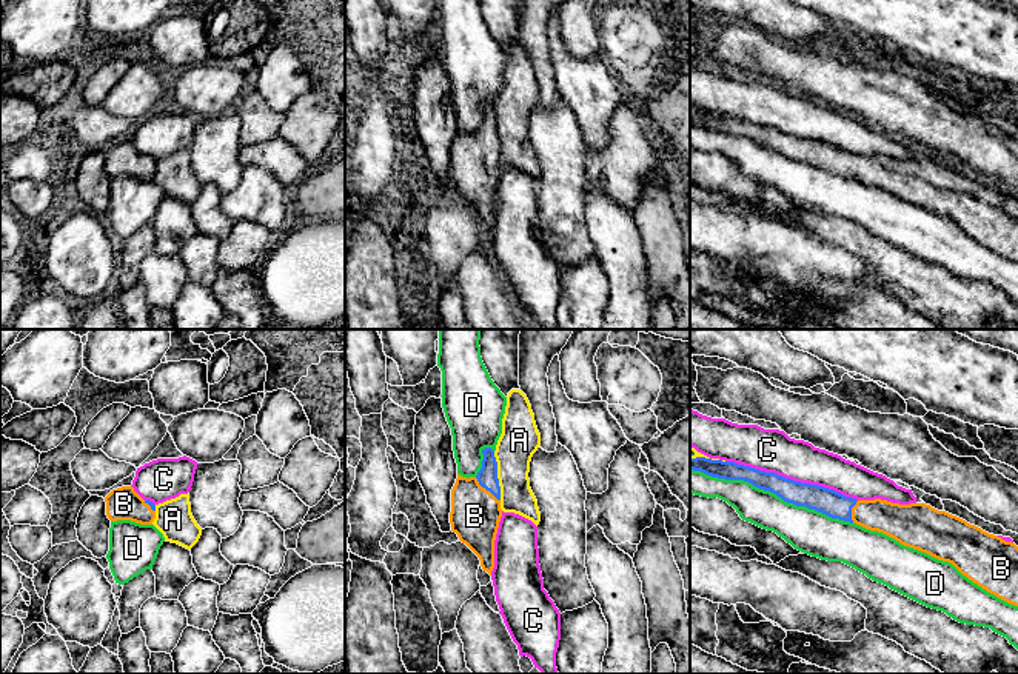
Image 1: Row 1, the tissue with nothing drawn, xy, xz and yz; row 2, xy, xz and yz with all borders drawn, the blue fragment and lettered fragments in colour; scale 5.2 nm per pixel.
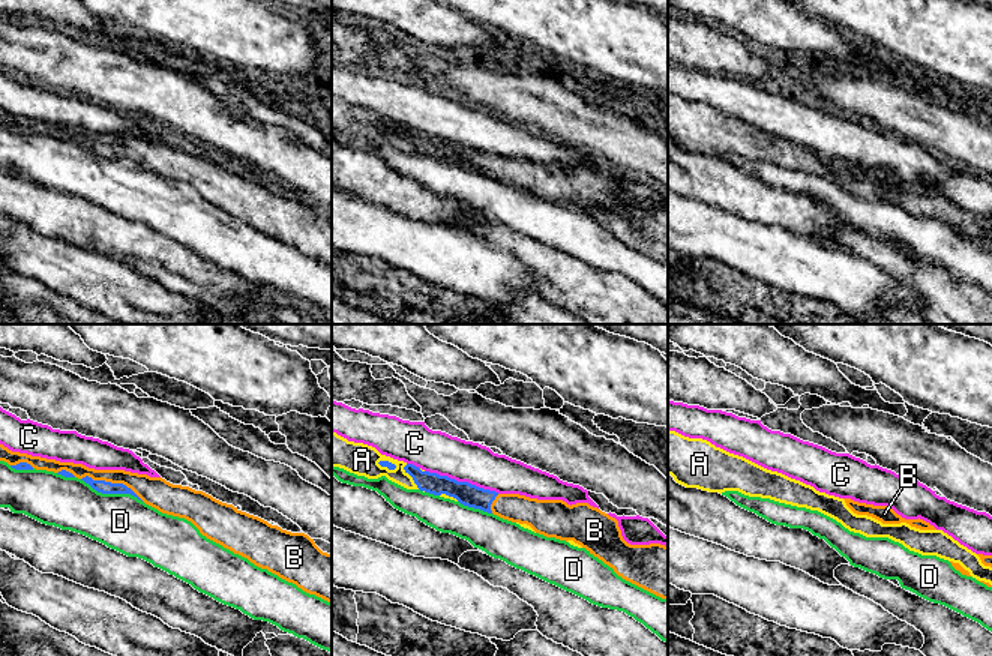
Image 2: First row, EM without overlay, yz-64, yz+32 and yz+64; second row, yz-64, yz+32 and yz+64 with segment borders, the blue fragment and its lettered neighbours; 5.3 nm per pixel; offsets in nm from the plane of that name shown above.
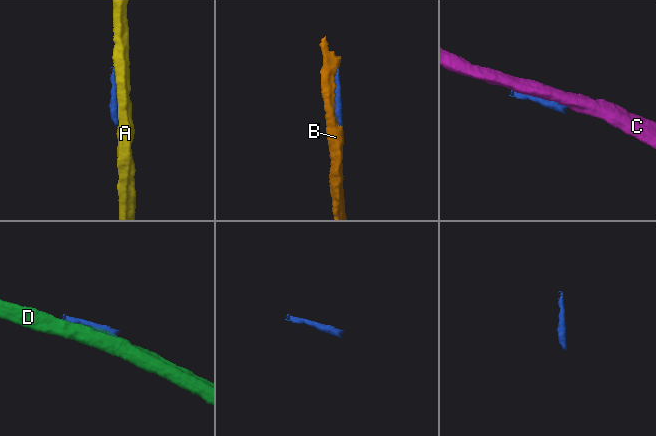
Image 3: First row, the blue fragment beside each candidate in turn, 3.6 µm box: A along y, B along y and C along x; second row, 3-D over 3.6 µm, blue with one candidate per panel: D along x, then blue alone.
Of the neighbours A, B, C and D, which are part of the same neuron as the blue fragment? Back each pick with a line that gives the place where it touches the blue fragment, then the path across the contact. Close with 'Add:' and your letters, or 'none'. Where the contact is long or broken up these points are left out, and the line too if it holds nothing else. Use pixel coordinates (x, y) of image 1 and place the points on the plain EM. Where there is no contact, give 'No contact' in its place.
B: Touches blue at xz (487, 145)
Add: B

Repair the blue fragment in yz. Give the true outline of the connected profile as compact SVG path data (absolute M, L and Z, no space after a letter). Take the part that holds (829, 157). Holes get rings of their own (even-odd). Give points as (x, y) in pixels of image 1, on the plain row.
M690 114L690 125L725 135L744 135L787 158L882 188L904 202L952 219L963 231L1018 262L1018 202L926 158L856 155L833 145L795 137L735 117Z

